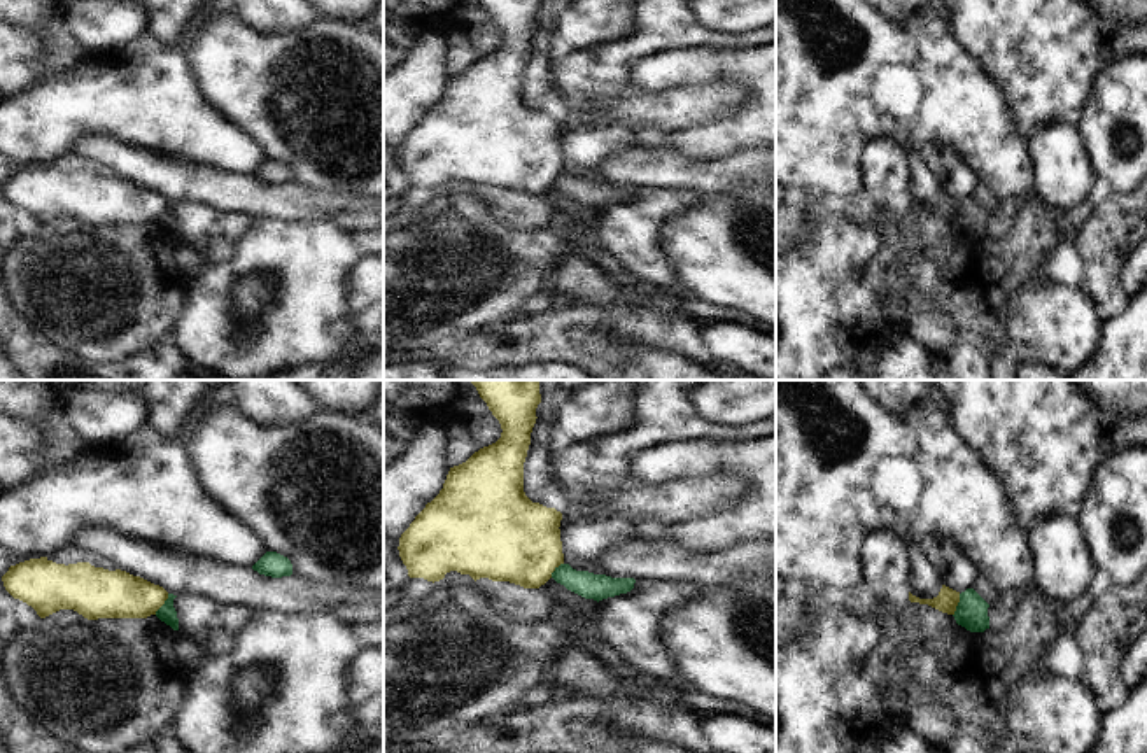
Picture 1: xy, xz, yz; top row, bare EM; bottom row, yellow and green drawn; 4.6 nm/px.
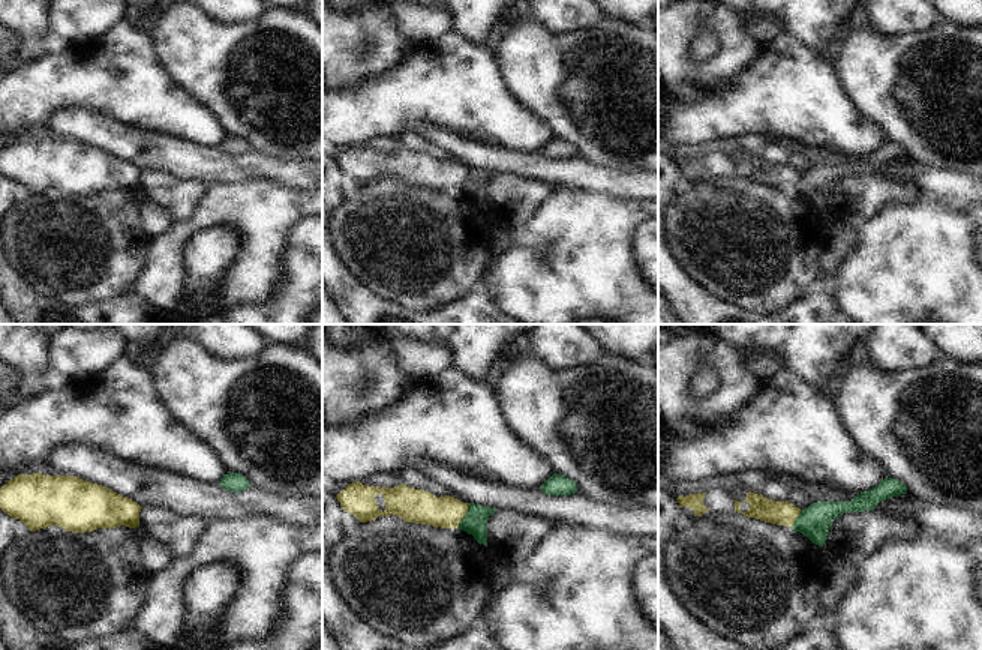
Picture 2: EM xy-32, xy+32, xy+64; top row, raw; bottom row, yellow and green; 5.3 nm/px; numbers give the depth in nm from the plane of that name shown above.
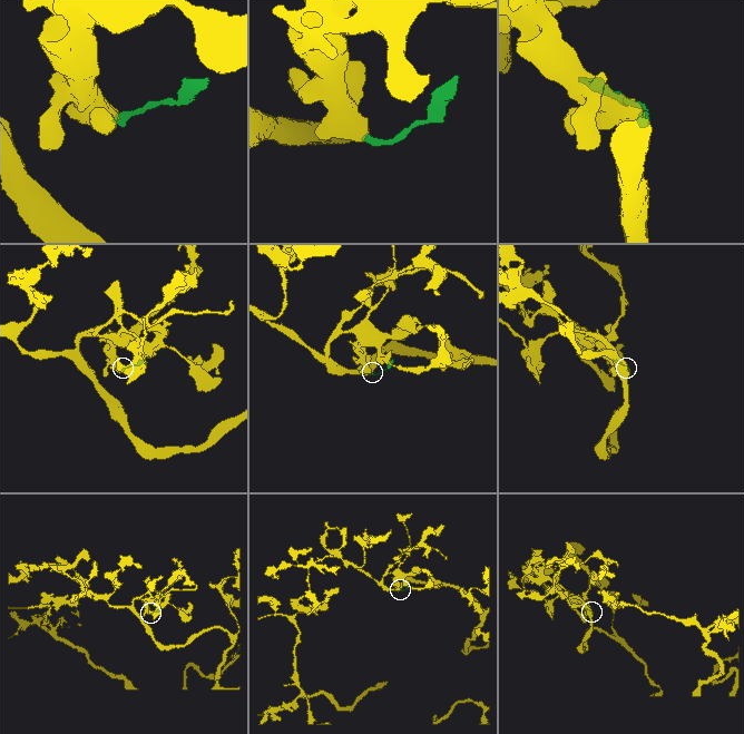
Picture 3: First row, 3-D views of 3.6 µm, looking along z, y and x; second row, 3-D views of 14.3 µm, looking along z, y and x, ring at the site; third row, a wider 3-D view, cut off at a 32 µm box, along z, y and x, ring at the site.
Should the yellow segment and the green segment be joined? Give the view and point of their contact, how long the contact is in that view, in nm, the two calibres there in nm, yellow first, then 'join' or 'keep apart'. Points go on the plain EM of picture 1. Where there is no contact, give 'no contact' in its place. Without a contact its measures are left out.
yz (957, 212) | 110 nm | 100/140 nm | keep apart

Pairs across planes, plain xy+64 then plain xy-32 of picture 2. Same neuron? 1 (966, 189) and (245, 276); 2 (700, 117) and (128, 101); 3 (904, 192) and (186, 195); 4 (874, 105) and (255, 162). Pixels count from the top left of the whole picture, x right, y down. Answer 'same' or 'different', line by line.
1: different
2: same
3: same
4: different

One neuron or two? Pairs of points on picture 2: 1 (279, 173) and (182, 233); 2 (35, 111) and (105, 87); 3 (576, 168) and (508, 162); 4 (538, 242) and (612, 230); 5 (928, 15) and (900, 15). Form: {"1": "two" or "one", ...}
{"1": "two", "2": "one", "3": "one", "4": "one", "5": "one"}

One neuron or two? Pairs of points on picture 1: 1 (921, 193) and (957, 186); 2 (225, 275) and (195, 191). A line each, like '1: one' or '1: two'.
1: two
2: two

